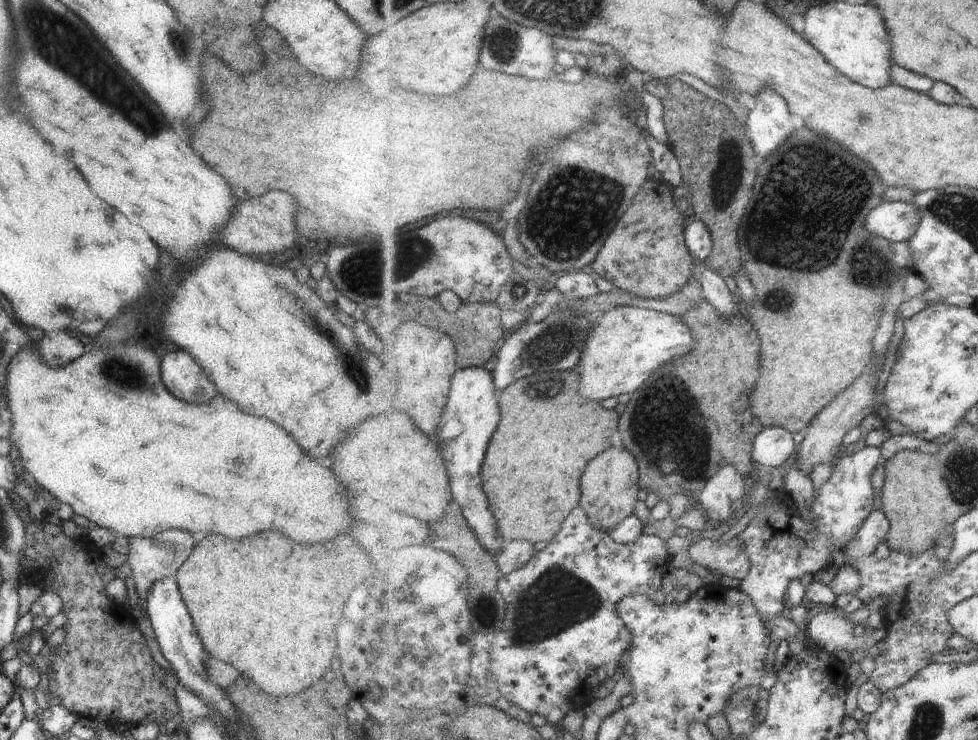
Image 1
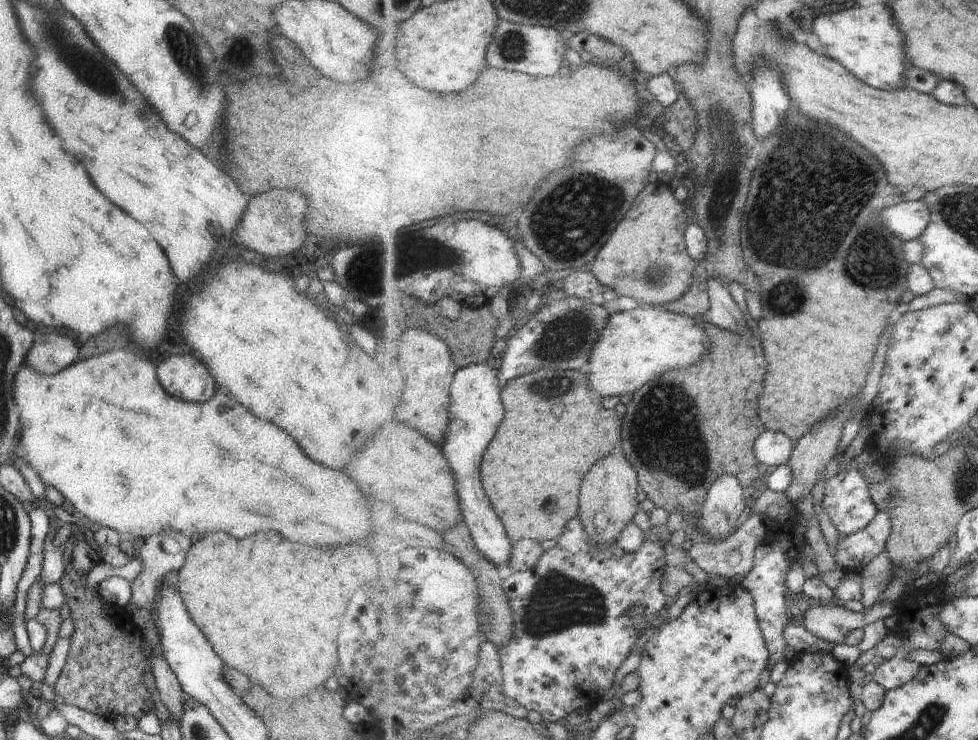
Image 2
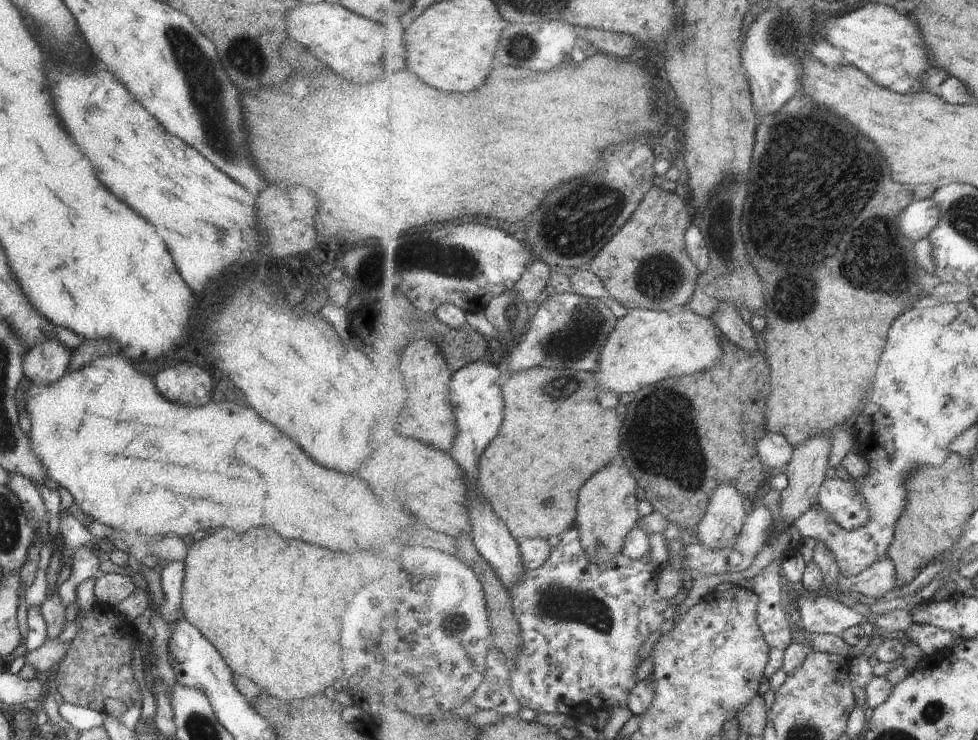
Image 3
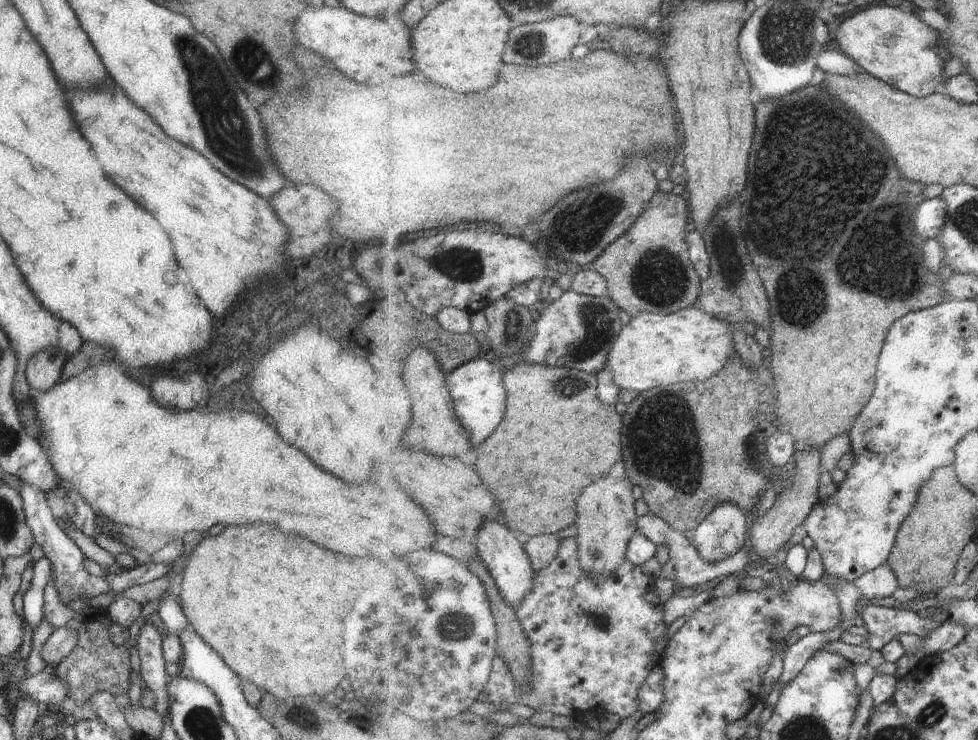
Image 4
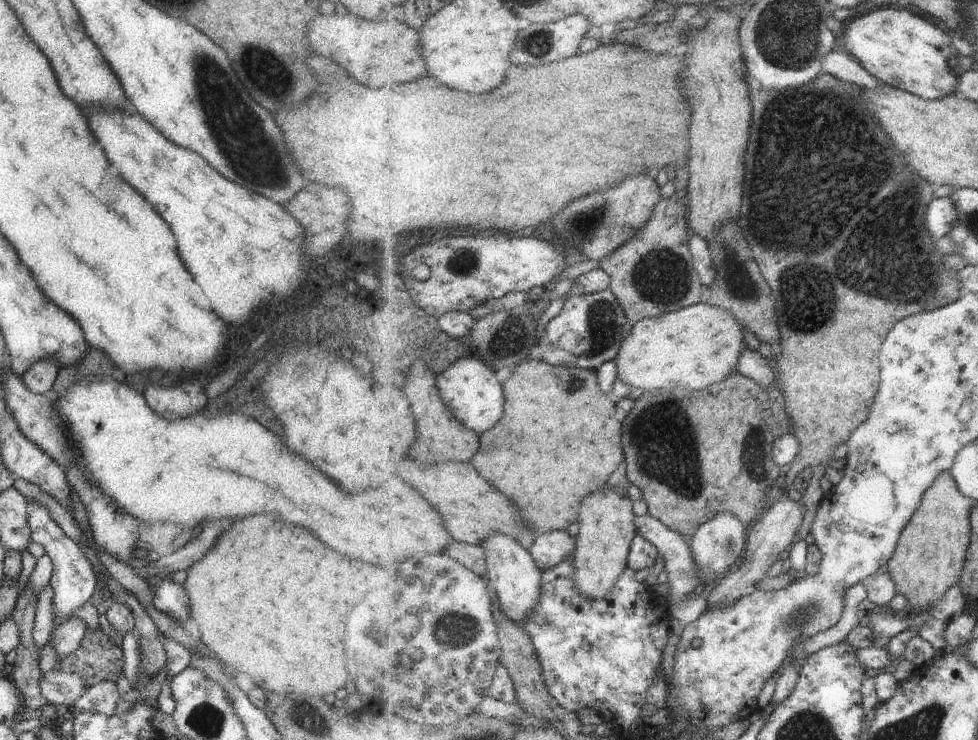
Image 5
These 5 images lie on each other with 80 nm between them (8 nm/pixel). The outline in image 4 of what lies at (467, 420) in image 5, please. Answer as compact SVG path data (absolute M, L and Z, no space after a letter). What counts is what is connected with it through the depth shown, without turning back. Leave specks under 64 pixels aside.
M479 356L459 365L446 374L446 383L455 402L456 412L463 426L472 438L472 451L478 448L497 430L503 422L507 408L507 391L503 384L503 375L491 362Z

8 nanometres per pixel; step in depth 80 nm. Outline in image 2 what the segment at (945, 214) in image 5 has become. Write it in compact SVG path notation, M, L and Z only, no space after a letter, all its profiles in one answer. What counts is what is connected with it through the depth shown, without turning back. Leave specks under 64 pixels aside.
M911 196L903 204L887 208L887 212L883 212L883 222L901 240L915 240L926 231L930 216L930 206L923 200L923 196Z

